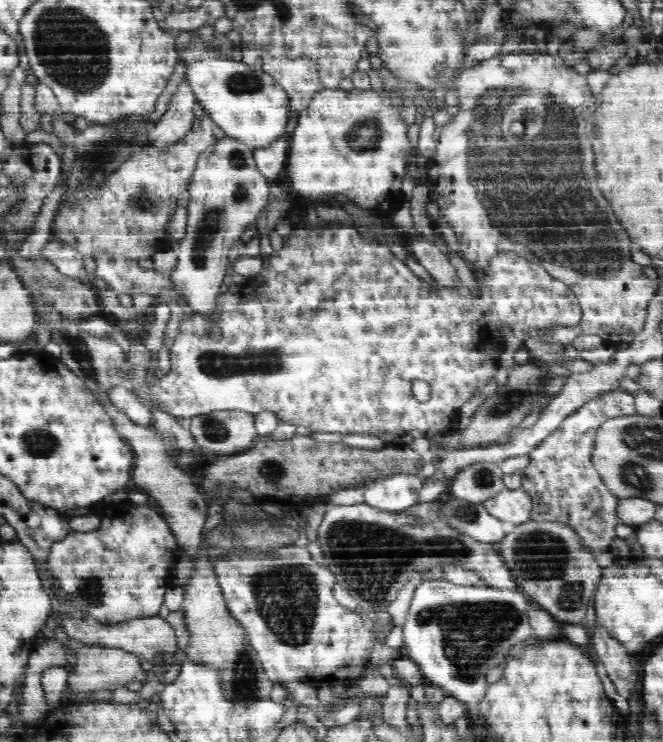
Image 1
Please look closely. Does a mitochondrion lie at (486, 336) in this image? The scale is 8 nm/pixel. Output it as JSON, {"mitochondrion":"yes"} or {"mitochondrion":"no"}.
{"mitochondrion":"no"}

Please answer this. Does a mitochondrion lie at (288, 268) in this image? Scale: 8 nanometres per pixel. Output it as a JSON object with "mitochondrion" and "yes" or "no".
{"mitochondrion":"no"}

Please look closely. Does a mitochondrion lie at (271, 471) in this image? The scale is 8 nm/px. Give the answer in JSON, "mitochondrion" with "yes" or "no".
{"mitochondrion":"yes"}

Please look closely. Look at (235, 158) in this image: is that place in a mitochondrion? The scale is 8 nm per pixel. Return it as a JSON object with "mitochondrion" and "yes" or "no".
{"mitochondrion":"yes"}

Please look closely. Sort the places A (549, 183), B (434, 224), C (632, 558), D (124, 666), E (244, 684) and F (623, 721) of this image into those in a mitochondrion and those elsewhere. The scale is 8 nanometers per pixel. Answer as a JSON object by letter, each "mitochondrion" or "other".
{"A":"mitochondrion","B":"other","C":"other","D":"other","E":"mitochondrion","F":"other"}

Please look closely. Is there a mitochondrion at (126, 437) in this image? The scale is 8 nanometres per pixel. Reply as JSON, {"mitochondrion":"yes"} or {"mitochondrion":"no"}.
{"mitochondrion":"no"}

